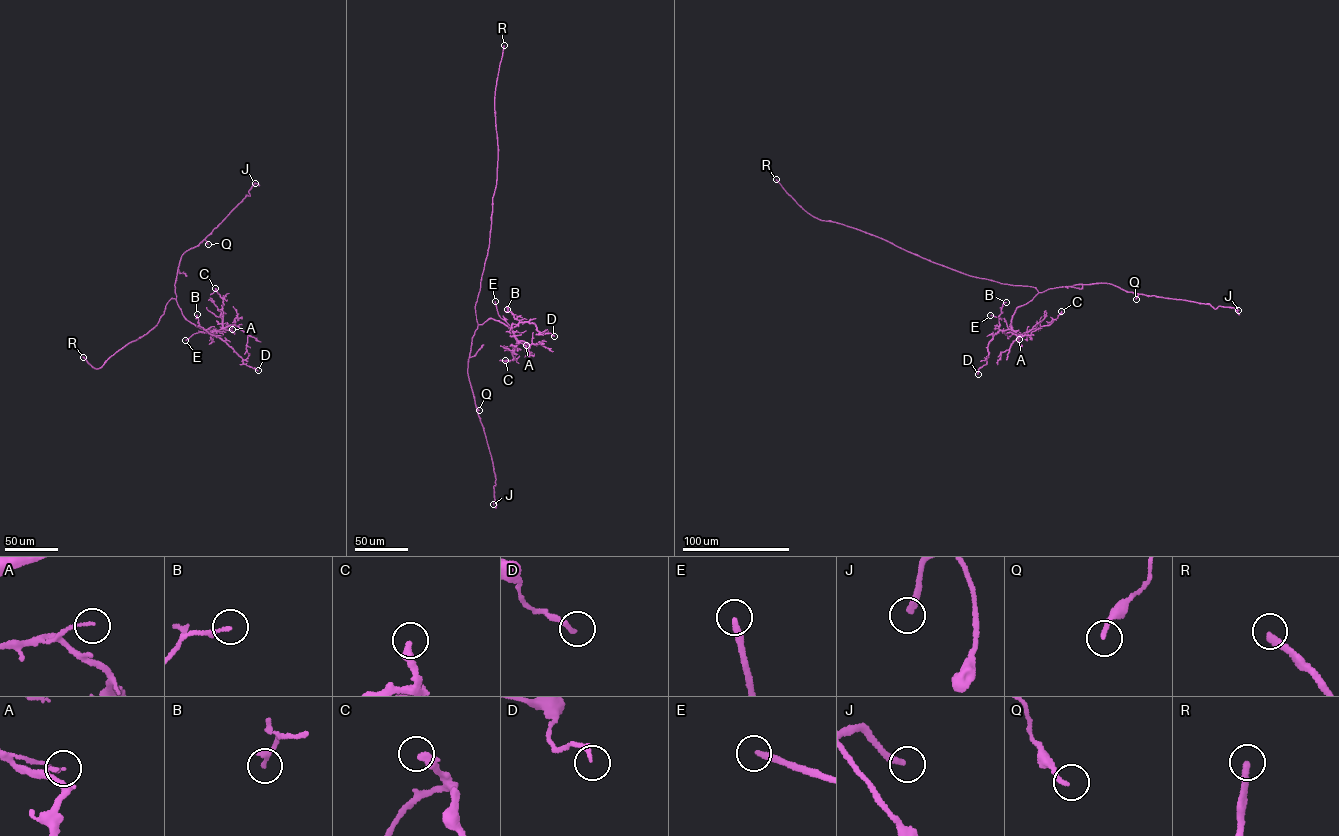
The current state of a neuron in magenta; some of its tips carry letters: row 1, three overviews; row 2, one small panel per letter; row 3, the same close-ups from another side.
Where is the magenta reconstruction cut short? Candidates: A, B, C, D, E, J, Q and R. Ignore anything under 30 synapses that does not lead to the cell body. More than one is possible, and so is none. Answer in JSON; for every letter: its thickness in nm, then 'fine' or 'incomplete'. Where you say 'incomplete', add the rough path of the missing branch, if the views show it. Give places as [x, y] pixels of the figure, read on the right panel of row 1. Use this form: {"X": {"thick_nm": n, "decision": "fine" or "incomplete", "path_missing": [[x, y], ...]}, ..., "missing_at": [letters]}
{"A": {"thick_nm": 100, "decision": "fine"}, "B": {"thick_nm": 170, "decision": "fine"}, "C": {"thick_nm": 340, "decision": "fine"}, "D": {"thick_nm": 180, "decision": "fine"}, "E": {"thick_nm": 260, "decision": "incomplete", "path_missing": [[990, 315], [977, 314], [973, 318], [976, 325]]}, "J": {"thick_nm": 260, "decision": "incomplete", "path_missing": [[1238, 310], [1275, 307]]}, "Q": {"thick_nm": 170, "decision": "fine"}, "R": {"thick_nm": 280, "decision": "incomplete"}, "missing_at": ["E", "J", "R"]}

